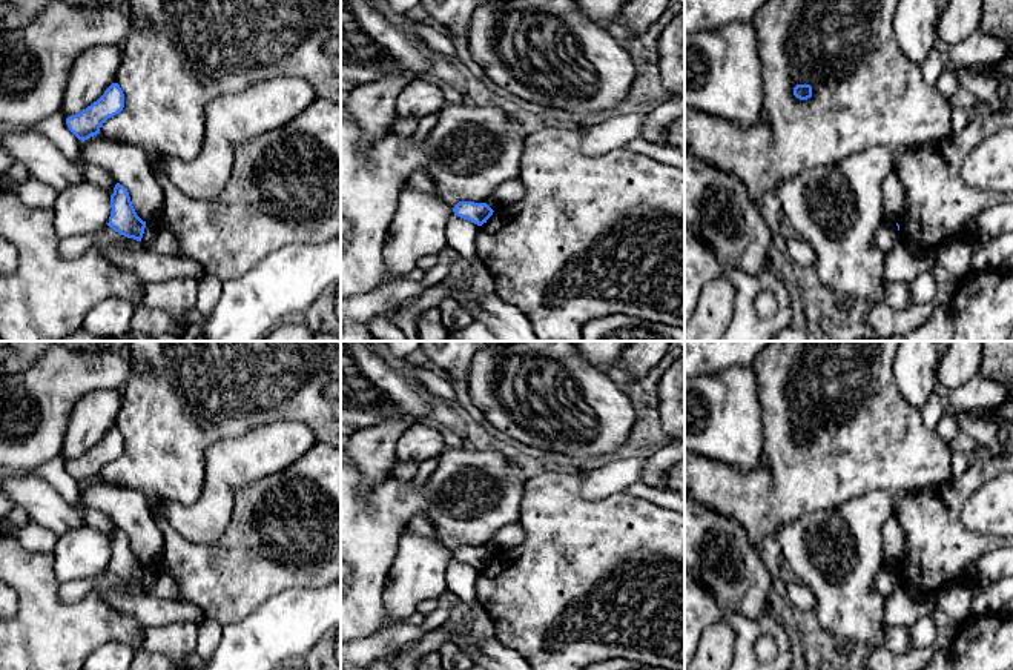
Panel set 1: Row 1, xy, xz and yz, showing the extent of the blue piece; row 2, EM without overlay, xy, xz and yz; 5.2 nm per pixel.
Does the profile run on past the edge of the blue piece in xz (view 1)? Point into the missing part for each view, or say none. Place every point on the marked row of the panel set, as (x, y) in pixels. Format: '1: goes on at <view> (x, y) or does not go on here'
1: does not go on here

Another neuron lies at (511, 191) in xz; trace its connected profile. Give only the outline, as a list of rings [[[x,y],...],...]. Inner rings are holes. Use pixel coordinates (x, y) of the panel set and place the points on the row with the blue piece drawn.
[[[519,177],[497,186],[485,203],[493,211],[497,211],[517,203],[520,198],[523,198],[523,195],[525,195],[525,186]]]

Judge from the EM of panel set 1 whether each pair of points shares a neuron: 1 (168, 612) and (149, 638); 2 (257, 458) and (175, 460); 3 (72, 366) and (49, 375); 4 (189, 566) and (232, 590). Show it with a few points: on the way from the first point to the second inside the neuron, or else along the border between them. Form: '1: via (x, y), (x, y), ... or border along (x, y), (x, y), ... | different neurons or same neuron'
1: border along (192, 621), (172, 621), (145, 629) | different neurons
2: border along (232, 437), (207, 447), (200, 495) | different neurons
3: via (66, 372), (56, 375) | same neuron
4: via (200, 570), (221, 580) | same neuron

